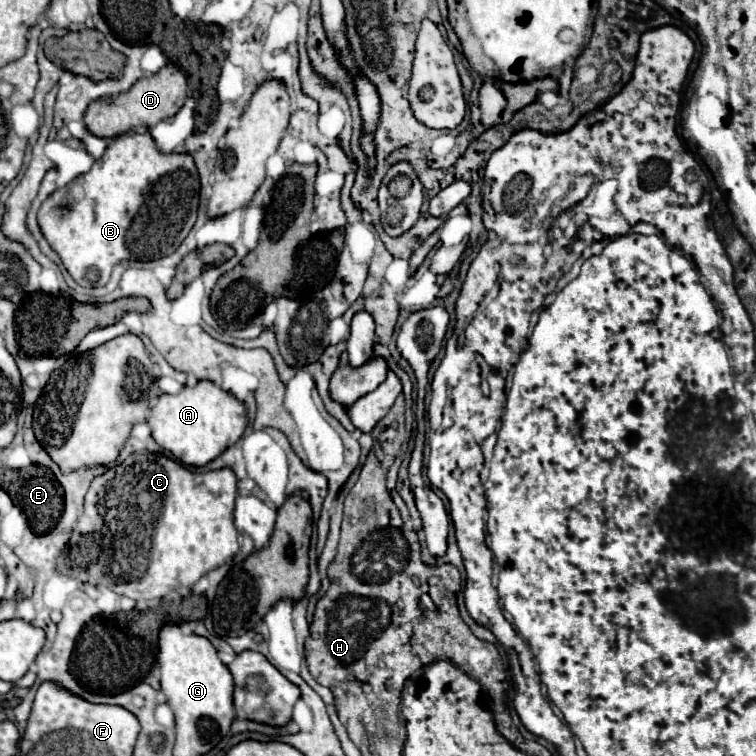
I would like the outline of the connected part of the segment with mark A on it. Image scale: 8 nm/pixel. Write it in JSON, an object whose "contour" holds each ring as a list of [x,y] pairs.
{"contour":[[[200,381],[196,387],[184,387],[178,395],[160,395],[150,409],[148,425],[154,441],[164,451],[172,453],[184,465],[202,467],[242,437],[246,429],[246,407],[212,381]]]}

